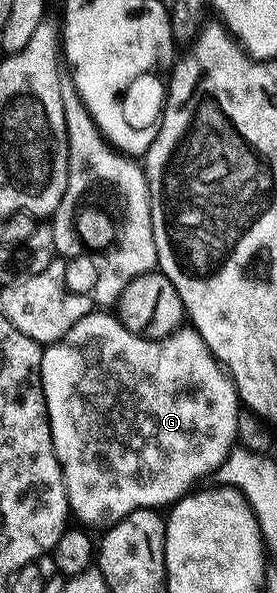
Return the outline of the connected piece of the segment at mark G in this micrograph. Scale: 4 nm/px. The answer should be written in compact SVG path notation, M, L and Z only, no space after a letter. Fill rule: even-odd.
M84 313L83 318L77 320L77 324L73 324L73 328L69 328L69 332L61 341L50 343L44 349L41 372L39 373L43 377L47 423L53 436L55 455L61 464L67 504L74 521L76 518L79 521L76 523L86 524L88 527L99 525L99 527L102 527L104 524L117 522L119 519L129 516L129 512L134 510L170 508L179 499L192 493L193 488L202 483L199 482L202 478L209 477L211 473L212 477L226 463L223 461L226 460L231 445L234 447L237 442L235 433L237 432L237 420L241 413L239 393L235 390L234 382L231 381L230 375L211 354L211 349L205 344L205 340L201 340L201 336L193 328L186 328L187 330L176 329L166 336L147 338L151 336L130 334L118 317L115 317L112 313L95 313L99 314Z

